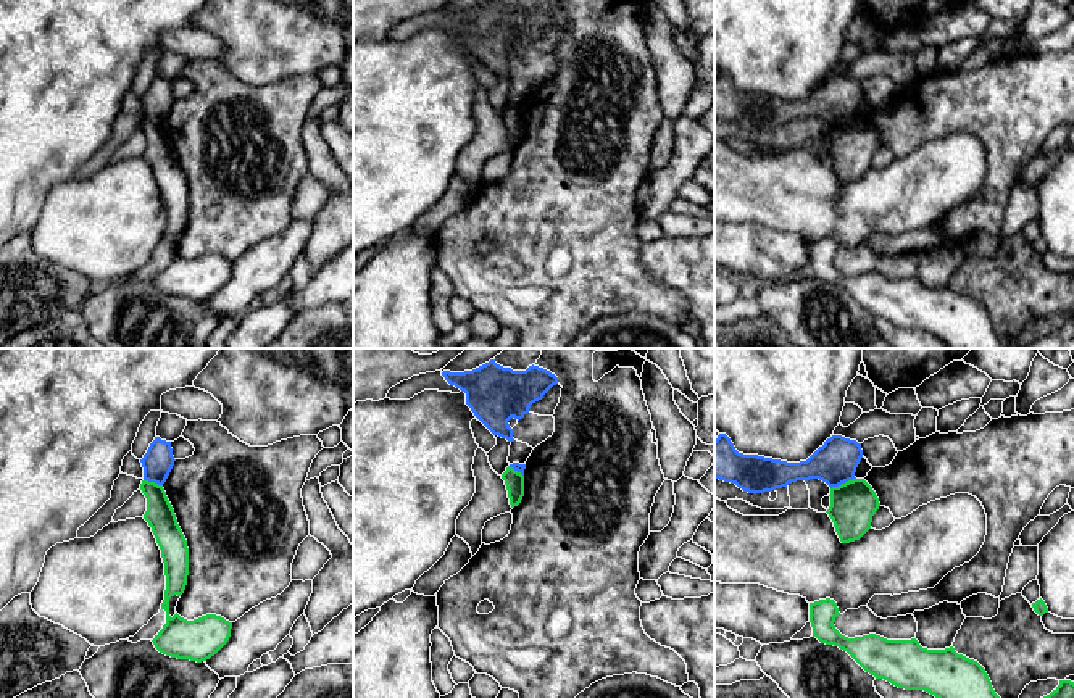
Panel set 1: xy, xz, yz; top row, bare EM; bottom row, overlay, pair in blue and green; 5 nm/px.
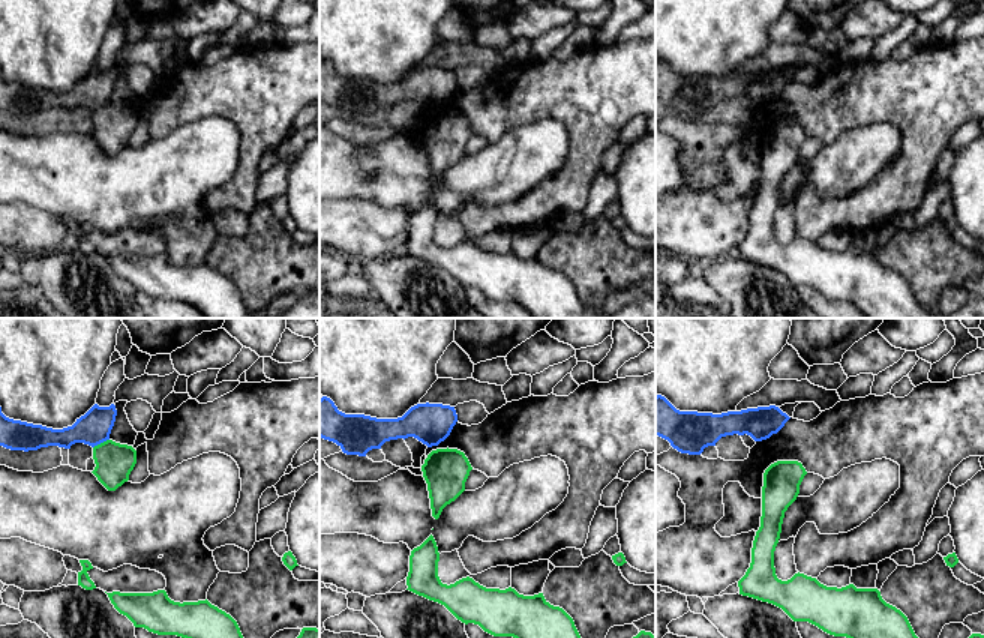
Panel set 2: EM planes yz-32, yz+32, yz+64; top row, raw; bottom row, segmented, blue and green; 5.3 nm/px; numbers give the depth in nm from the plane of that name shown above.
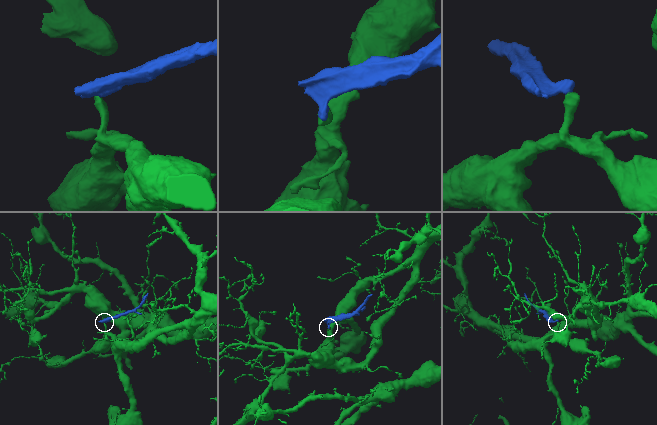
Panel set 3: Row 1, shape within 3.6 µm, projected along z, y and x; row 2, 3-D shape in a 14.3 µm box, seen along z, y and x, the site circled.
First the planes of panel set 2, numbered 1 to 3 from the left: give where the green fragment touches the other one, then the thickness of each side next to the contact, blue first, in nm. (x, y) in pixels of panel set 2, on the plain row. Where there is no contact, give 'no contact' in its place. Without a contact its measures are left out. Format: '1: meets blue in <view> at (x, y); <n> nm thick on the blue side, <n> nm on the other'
1: meets blue in yz-32 at (101, 105); 180 nm thick on the blue side, 200 nm on the other
2: no contact
3: no contact

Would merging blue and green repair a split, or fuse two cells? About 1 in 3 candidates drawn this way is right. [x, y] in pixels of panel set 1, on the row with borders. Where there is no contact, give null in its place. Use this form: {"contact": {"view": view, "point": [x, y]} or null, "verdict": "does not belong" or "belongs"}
{"contact": {"view": "yz", "point": [842, 482]}, "verdict": "does not belong"}

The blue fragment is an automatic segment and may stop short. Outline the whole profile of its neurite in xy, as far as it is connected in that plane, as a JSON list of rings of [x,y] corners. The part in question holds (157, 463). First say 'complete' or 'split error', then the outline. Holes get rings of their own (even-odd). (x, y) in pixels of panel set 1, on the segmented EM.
complete; [[[155,437],[140,459],[144,467],[144,480],[163,485],[174,466],[174,461],[171,442]]]

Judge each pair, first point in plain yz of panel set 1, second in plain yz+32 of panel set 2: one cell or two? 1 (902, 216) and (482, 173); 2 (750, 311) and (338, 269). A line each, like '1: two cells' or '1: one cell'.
1: one cell
2: two cells

